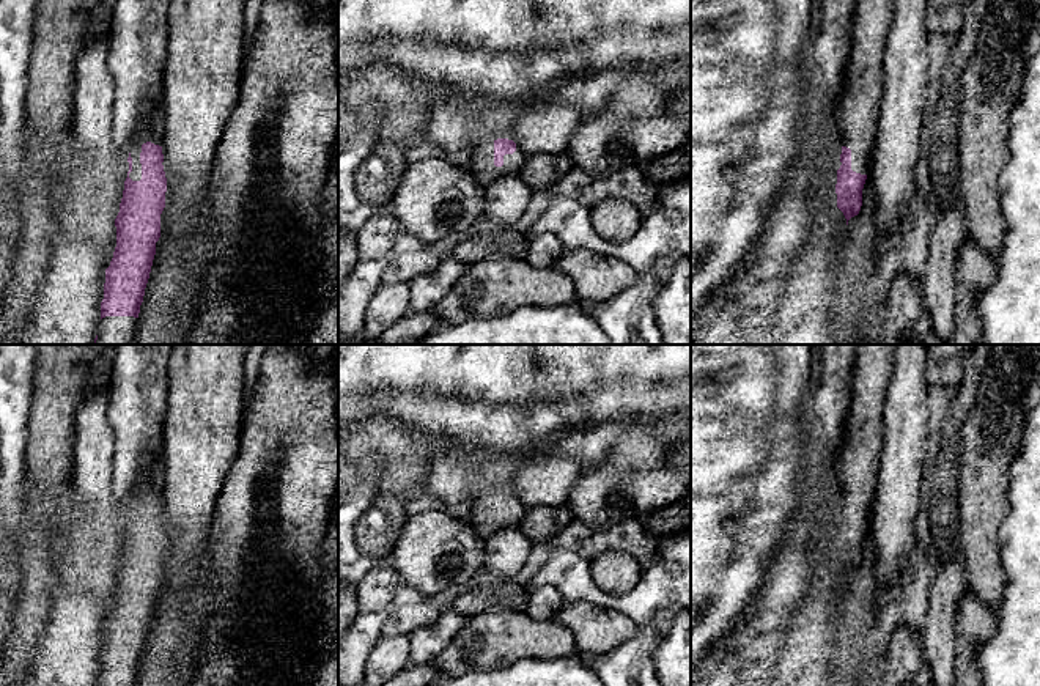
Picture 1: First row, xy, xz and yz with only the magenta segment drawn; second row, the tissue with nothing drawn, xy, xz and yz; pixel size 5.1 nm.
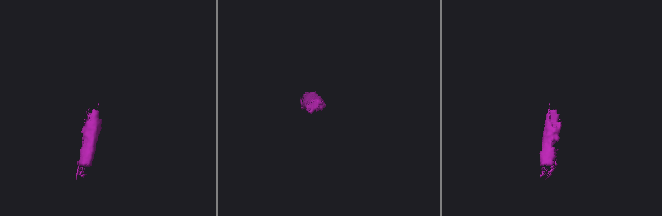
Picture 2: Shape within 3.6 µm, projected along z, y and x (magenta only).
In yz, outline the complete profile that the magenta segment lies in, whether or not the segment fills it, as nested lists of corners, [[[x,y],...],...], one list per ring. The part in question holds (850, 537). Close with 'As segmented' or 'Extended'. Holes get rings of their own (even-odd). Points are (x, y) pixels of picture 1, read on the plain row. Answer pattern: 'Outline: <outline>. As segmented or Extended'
Outline: [[[856,345],[856,367],[850,381],[851,406],[840,452],[843,499],[835,537],[837,560],[846,577],[861,563],[862,541],[875,502],[883,448],[883,404],[897,346]]]. Extended

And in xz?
Outline: [[[497,491],[477,497],[464,521],[486,540],[502,529],[518,529],[527,510],[513,492]]]. Extended

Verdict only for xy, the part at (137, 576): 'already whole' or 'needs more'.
needs more

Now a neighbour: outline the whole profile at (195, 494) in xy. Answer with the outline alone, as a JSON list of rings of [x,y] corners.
[[[173,345],[168,359],[168,398],[162,442],[164,478],[159,488],[167,544],[165,560],[160,566],[160,590],[156,595],[156,606],[167,604],[176,588],[179,590],[179,596],[186,598],[192,585],[197,560],[208,554],[216,500],[239,448],[245,406],[244,357],[249,348],[249,345]]]

